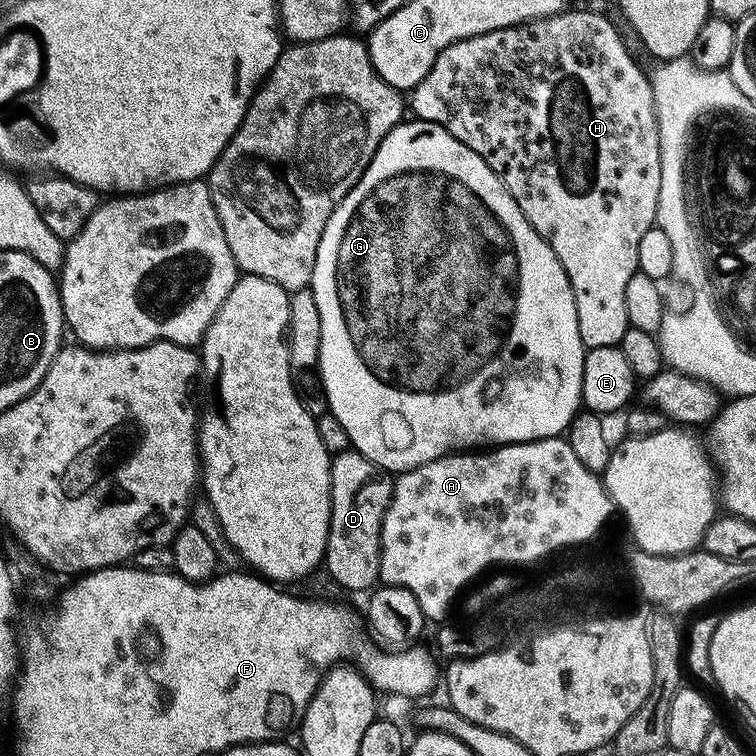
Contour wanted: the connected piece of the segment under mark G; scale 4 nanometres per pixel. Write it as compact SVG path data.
M412 118L397 124L382 138L362 178L336 203L326 230L322 230L310 287L322 318L318 375L328 400L328 412L346 430L351 447L379 468L387 468L389 473L407 472L440 456L465 450L560 436L567 433L576 413L581 411L586 349L578 334L578 310L562 262L558 262L554 250L530 226L522 210L518 210L518 202L510 198L498 174L474 150L434 122Z

